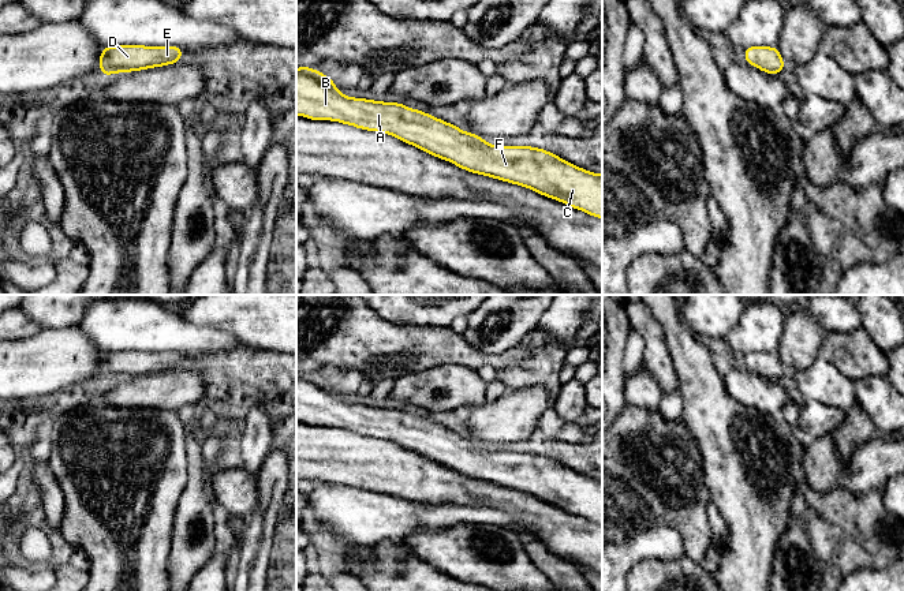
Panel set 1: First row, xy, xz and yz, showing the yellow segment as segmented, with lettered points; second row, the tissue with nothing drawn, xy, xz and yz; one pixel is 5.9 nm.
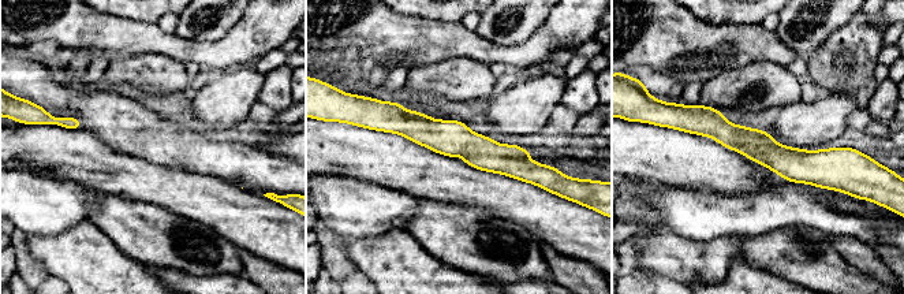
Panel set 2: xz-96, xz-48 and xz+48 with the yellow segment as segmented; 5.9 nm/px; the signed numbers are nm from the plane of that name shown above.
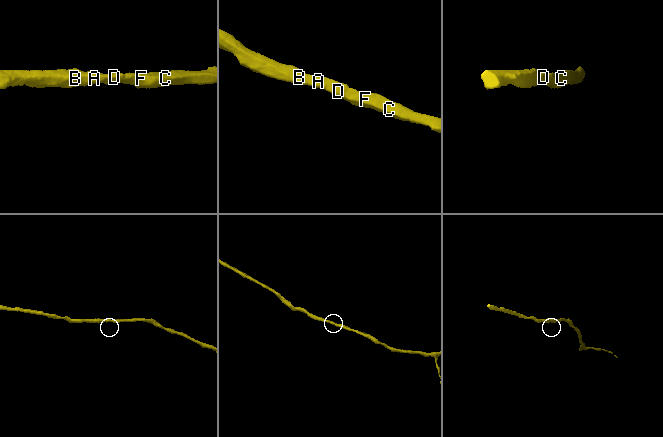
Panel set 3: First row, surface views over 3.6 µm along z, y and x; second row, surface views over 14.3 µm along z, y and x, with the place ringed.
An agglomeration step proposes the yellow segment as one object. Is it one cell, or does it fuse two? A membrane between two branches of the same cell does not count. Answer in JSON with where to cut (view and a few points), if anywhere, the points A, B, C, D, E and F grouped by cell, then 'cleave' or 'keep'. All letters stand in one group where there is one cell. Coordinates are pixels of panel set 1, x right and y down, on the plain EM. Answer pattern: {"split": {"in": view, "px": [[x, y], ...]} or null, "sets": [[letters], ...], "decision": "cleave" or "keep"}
{"split": null, "sets": [["A", "B", "C", "D", "E", "F"]], "decision": "keep"}

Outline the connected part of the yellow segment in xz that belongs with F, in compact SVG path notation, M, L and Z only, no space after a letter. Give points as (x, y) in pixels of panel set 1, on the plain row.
M303 371L296 375L296 420L314 426L337 426L362 435L391 439L466 476L528 493L545 502L602 524L602 480L578 474L542 455L489 450L479 441L462 438L456 431L421 416L410 415L403 409L345 403L339 399L333 385Z

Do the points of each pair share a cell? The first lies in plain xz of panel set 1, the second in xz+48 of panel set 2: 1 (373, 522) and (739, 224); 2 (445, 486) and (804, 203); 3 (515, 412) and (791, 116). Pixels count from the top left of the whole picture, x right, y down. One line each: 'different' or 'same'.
1: same
2: different
3: same

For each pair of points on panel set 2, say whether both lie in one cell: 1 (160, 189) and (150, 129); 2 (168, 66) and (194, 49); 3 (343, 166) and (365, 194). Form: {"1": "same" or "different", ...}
{"1": "different", "2": "different", "3": "different"}

